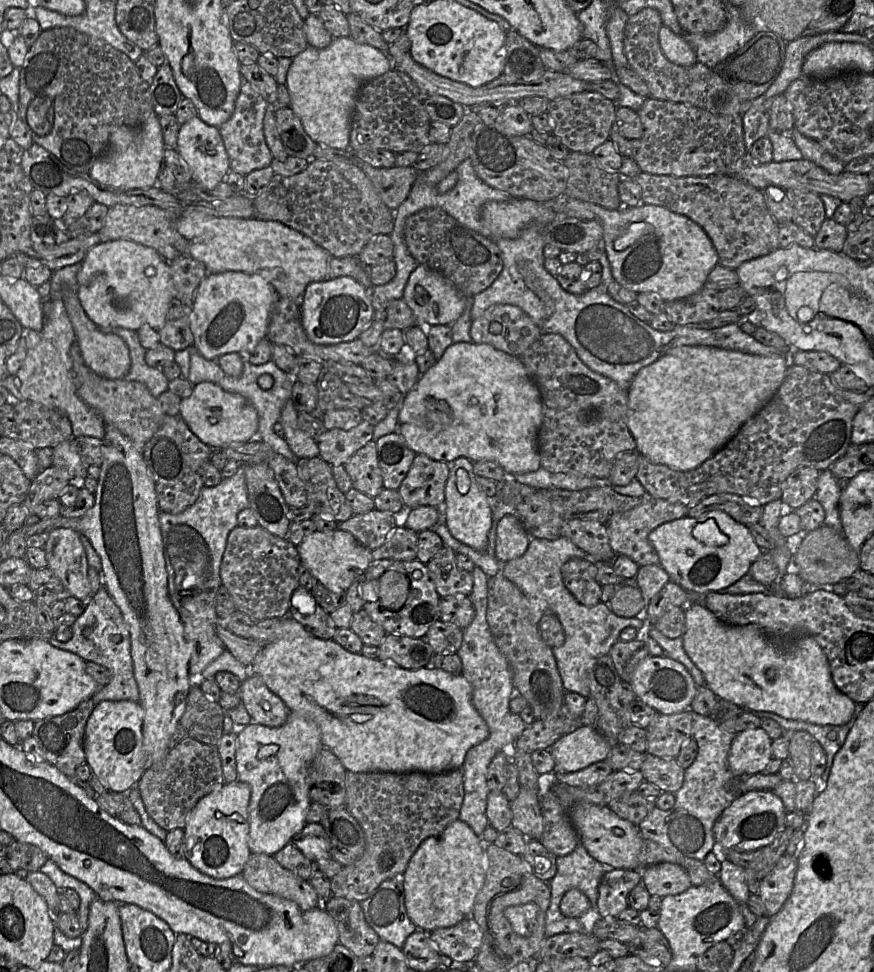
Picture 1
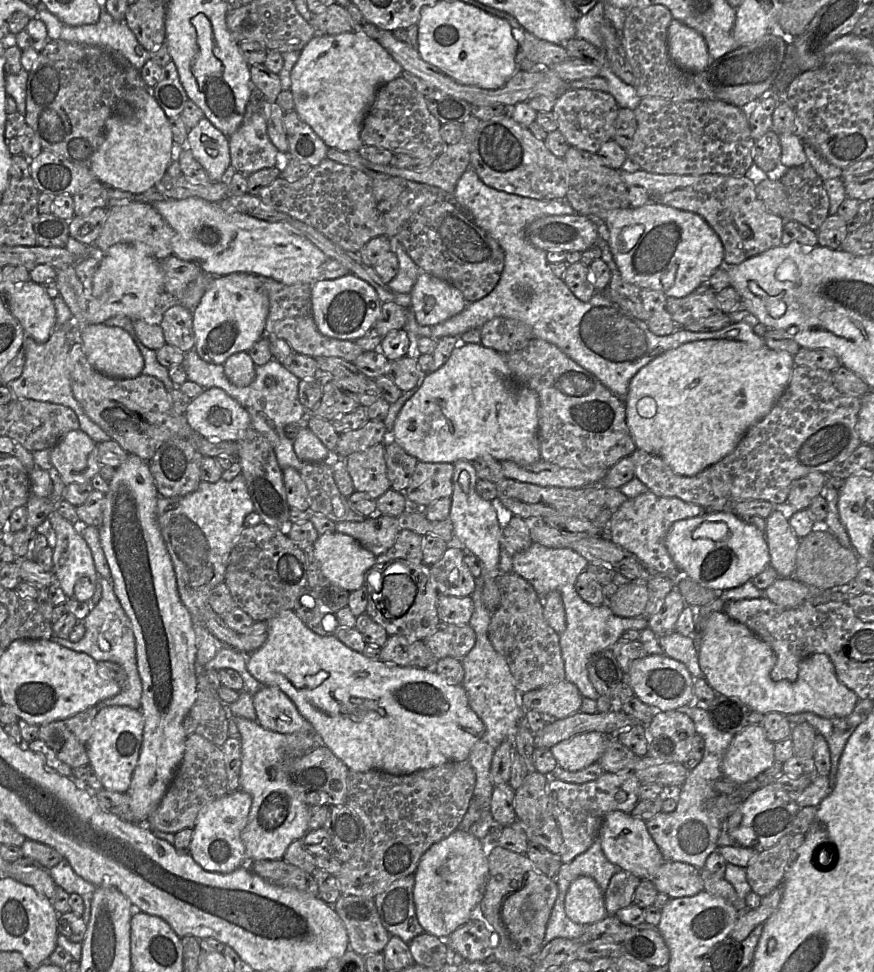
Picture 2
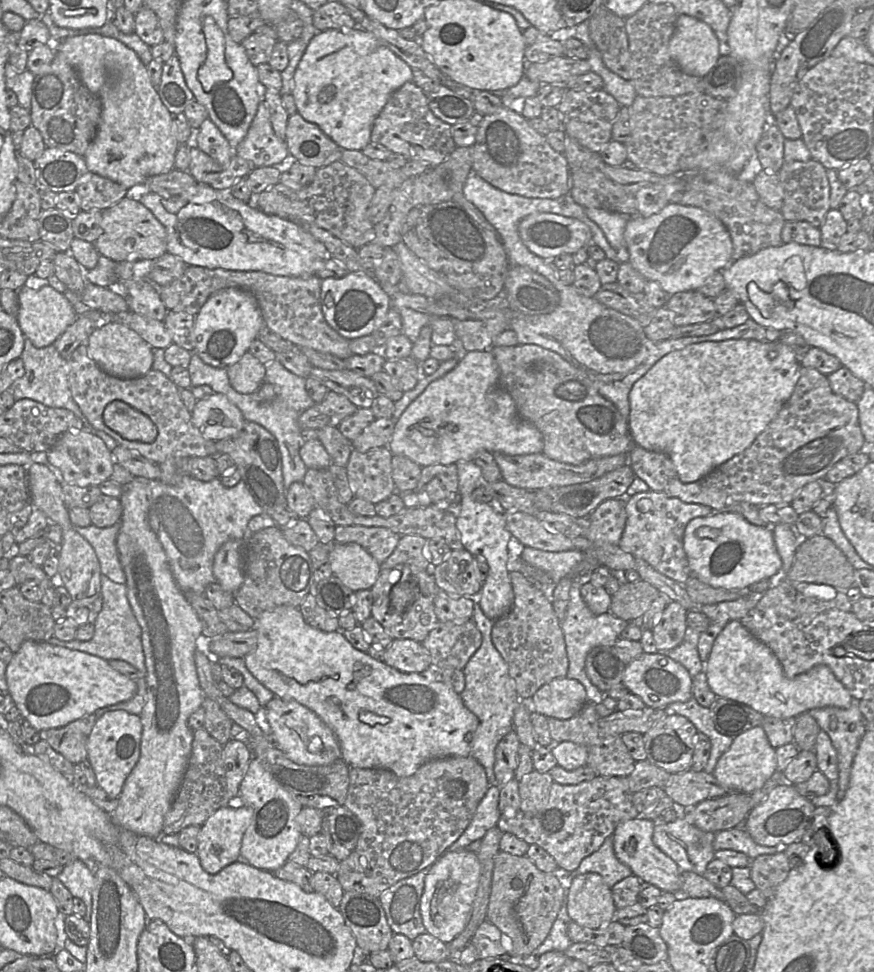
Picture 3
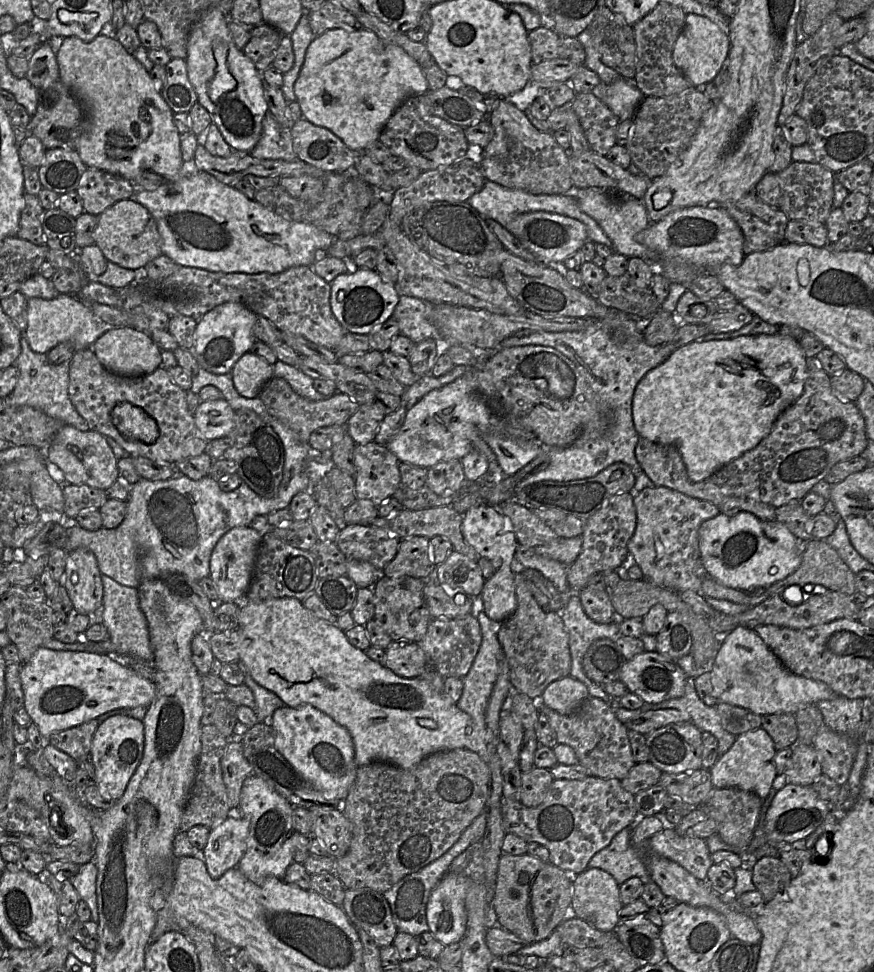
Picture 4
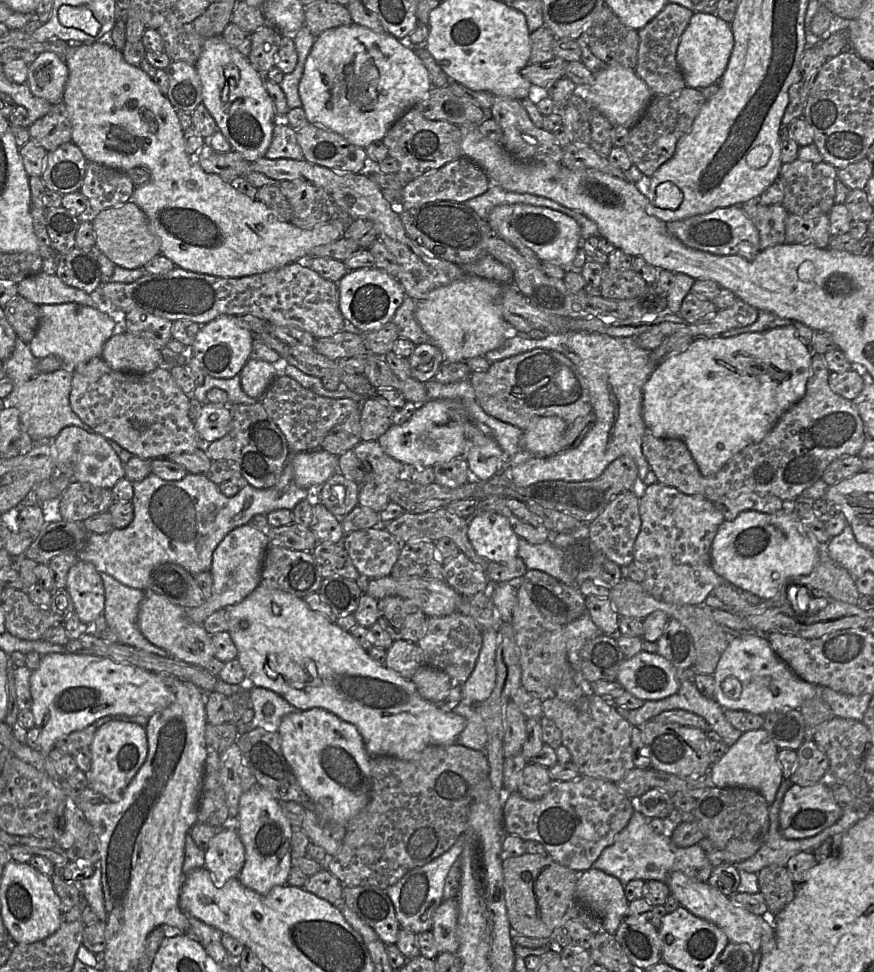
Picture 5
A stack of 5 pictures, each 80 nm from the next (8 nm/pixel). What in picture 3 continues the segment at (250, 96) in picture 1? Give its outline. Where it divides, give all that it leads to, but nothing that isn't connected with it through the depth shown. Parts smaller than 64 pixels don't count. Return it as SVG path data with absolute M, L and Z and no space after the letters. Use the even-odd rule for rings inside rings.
M262 100L244 139L235 148L235 154L257 167L280 164L289 154L285 140L274 132L270 113Z

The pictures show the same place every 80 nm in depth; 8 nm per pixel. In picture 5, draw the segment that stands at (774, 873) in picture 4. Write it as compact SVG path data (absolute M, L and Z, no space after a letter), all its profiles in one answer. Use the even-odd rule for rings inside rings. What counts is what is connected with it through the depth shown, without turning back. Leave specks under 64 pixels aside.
M768 866L757 873L759 892L764 896L769 914L779 914L794 898L796 884L786 867Z

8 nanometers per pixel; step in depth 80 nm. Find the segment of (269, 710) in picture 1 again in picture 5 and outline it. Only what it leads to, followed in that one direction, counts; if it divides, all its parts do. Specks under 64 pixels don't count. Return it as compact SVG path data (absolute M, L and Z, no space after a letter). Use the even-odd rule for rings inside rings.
M321 708L285 715L277 733L282 753L321 820L346 826L368 804L371 757L357 728Z

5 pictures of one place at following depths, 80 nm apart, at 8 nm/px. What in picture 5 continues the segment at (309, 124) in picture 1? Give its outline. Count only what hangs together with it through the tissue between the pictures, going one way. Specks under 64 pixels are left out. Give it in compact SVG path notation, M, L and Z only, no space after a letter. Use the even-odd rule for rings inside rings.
M352 23L328 29L316 37L298 90L309 123L332 130L350 143L366 148L372 142L382 140L392 124L418 105L432 87L428 70L414 47L405 46L388 33L376 33Z

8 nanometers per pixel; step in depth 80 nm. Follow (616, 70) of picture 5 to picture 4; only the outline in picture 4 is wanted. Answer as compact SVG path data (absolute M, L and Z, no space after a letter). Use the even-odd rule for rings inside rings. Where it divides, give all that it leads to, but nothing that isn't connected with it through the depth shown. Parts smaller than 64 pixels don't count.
M619 78L609 84L600 81L591 93L603 101L620 121L633 120L639 104L647 97L635 85L634 78Z

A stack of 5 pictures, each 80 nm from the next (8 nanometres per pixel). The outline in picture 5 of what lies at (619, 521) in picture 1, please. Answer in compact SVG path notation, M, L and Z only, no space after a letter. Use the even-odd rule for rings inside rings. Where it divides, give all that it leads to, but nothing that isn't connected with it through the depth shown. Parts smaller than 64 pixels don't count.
M655 483L650 486L646 486L643 494L640 496L639 512L641 517L641 528L634 543L633 561L637 562L639 567L644 571L645 578L643 582L641 582L641 584L651 596L653 596L655 599L659 601L668 603L700 605L705 603L706 598L710 594L712 594L712 591L714 590L715 587L717 587L720 584L727 583L721 576L719 576L714 571L712 567L712 560L711 560L712 543L720 525L725 521L725 518L723 517L722 513L716 508L713 502L706 500L700 496L684 494L671 486L667 486L661 483Z

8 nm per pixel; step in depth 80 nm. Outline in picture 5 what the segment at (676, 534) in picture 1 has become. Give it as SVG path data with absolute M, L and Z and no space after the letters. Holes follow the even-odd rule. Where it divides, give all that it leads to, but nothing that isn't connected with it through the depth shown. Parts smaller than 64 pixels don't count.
M784 501L784 508L773 514L746 510L719 527L711 547L714 571L730 585L758 595L762 600L776 596L789 579L812 572L819 559L819 542L803 527L794 501Z

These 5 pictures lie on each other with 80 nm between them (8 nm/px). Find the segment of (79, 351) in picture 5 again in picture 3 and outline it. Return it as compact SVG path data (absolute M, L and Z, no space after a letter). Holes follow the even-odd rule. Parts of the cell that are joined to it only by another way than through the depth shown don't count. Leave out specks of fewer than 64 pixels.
M44 285L39 289L23 286L17 293L19 310L16 320L25 338L28 338L36 348L52 345L78 318L65 295L49 285Z

